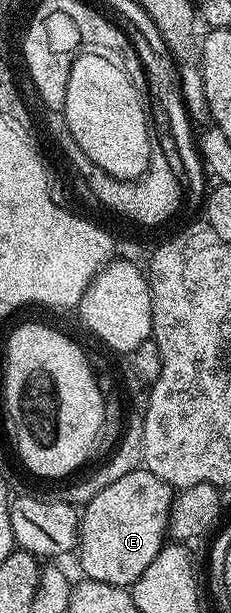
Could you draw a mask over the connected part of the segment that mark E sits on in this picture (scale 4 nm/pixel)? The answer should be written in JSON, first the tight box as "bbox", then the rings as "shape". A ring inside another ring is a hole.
{"bbox":[77,469,172,587],"shape":[[[146,469],[125,473],[113,485],[105,485],[81,511],[77,556],[82,574],[118,587],[134,585],[165,545],[172,500],[169,484]]]}

